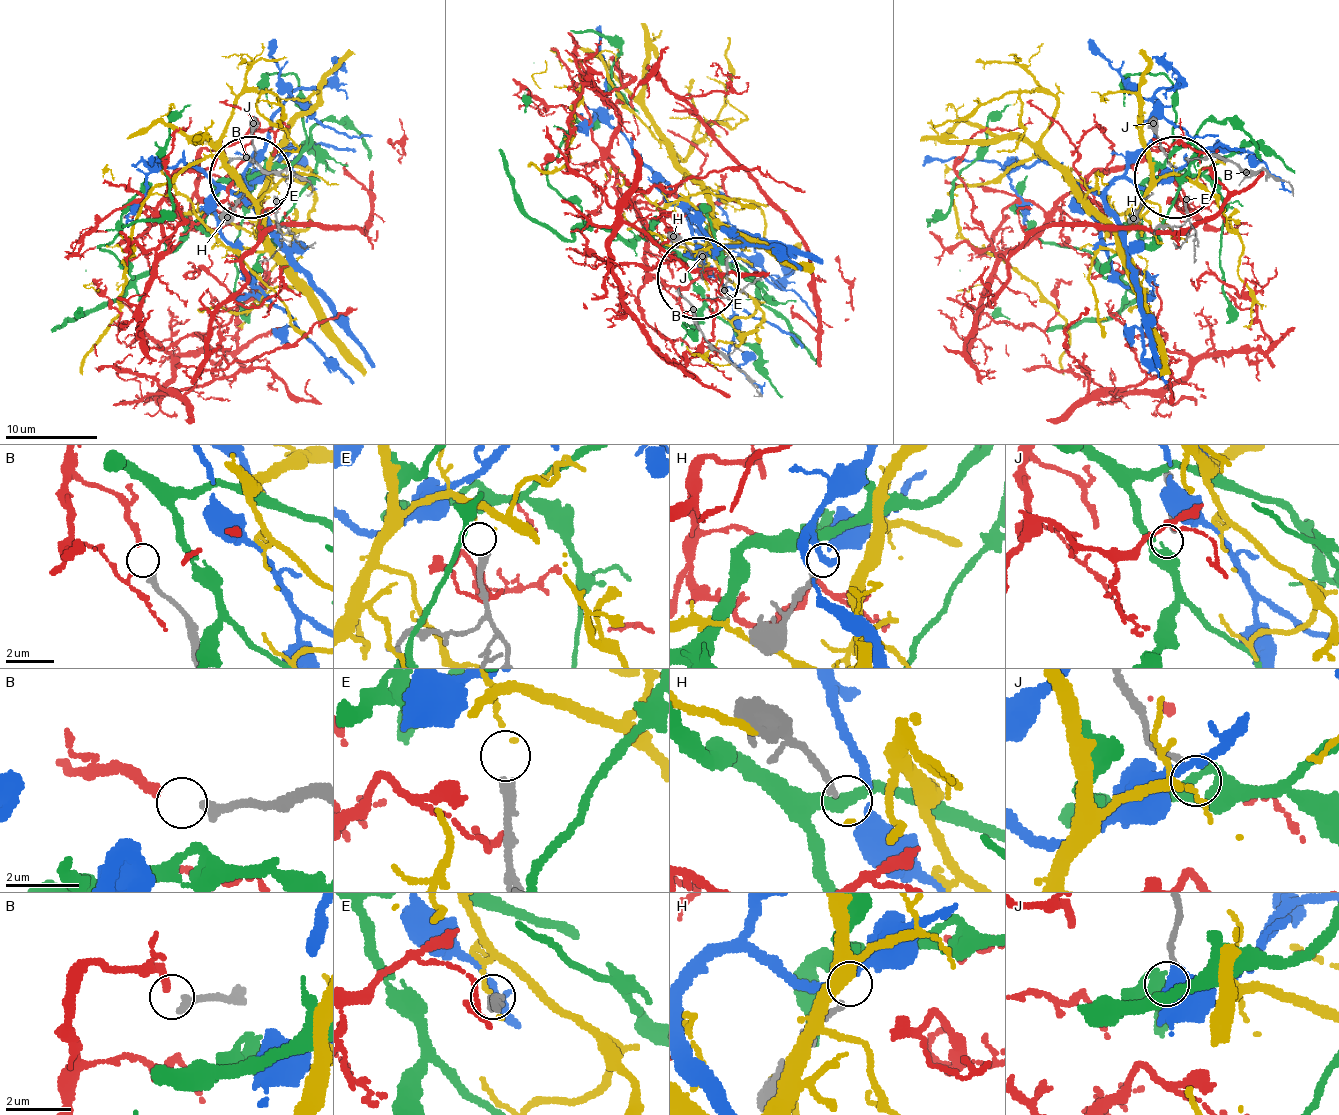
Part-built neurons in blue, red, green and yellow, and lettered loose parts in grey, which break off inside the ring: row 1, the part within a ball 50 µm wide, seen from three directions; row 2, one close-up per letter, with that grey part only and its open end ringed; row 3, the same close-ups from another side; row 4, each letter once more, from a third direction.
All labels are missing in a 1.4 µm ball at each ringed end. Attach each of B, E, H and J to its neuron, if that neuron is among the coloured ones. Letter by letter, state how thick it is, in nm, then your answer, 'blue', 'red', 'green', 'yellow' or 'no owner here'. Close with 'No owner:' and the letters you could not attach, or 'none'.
B: calibre 260 nm; red
E: calibre 320 nm; no owner here
H: calibre 160 nm; blue
J: calibre 150 nm; green
No owner: E

